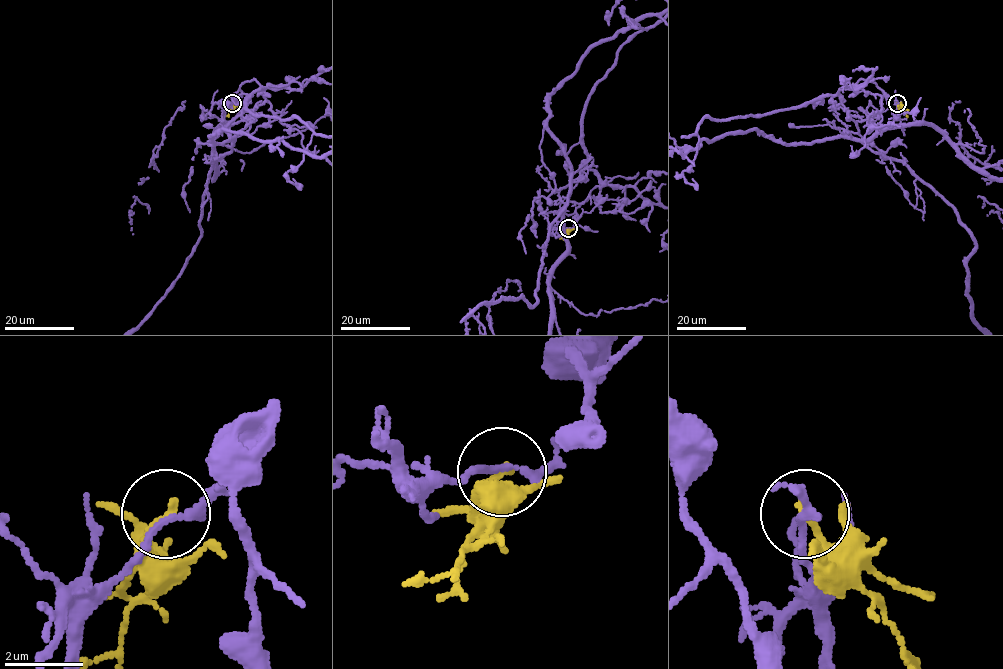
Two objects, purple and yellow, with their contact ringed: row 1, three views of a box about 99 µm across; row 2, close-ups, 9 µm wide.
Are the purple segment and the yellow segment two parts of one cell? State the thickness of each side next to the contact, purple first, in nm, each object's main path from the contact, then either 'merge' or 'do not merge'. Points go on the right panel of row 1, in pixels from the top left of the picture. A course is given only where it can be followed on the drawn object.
calibres 170 and 200 nm; course purple (897, 103), (900, 123), (865, 144), (927, 183), (975, 244), (967, 261), (970, 314); course yellow (897, 103), (907, 117); do not merge

